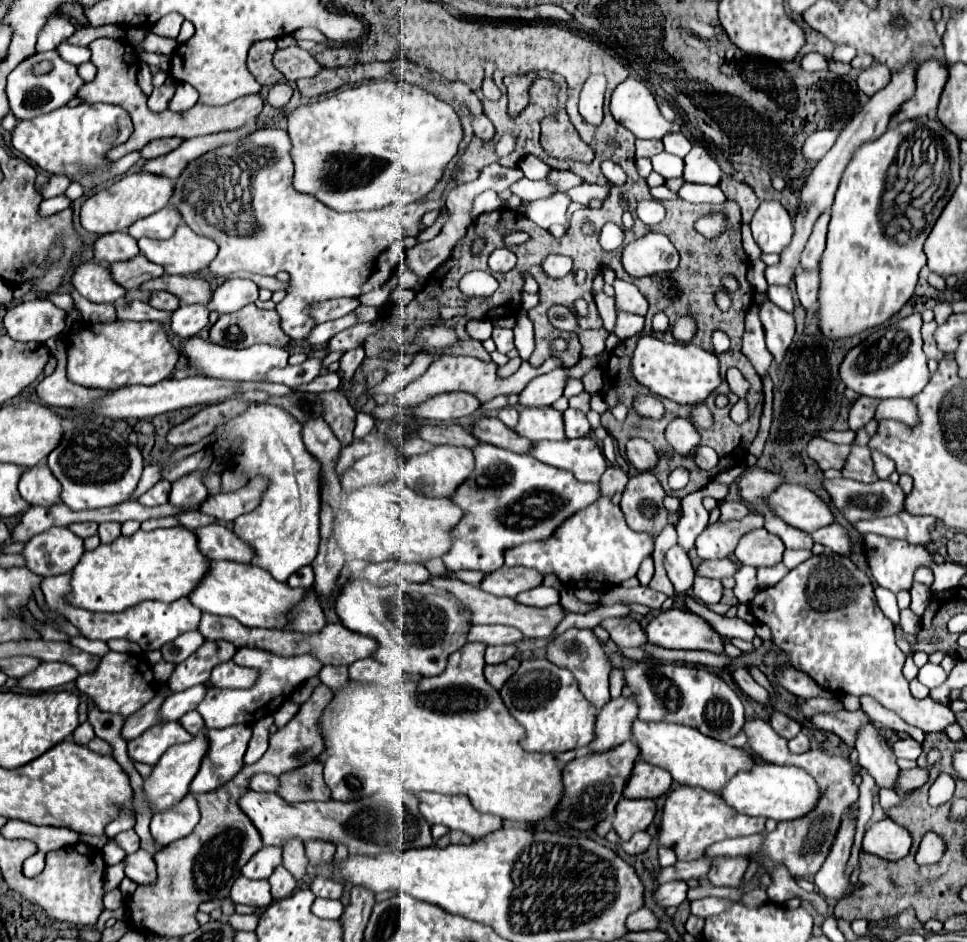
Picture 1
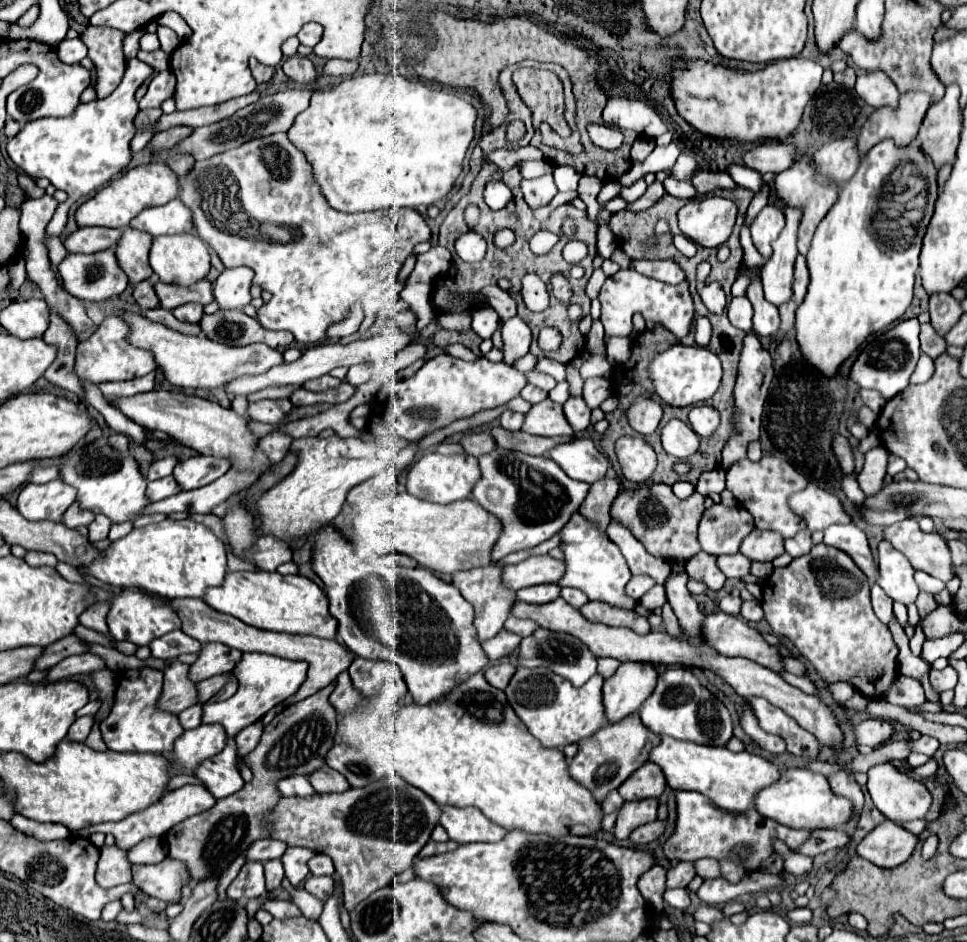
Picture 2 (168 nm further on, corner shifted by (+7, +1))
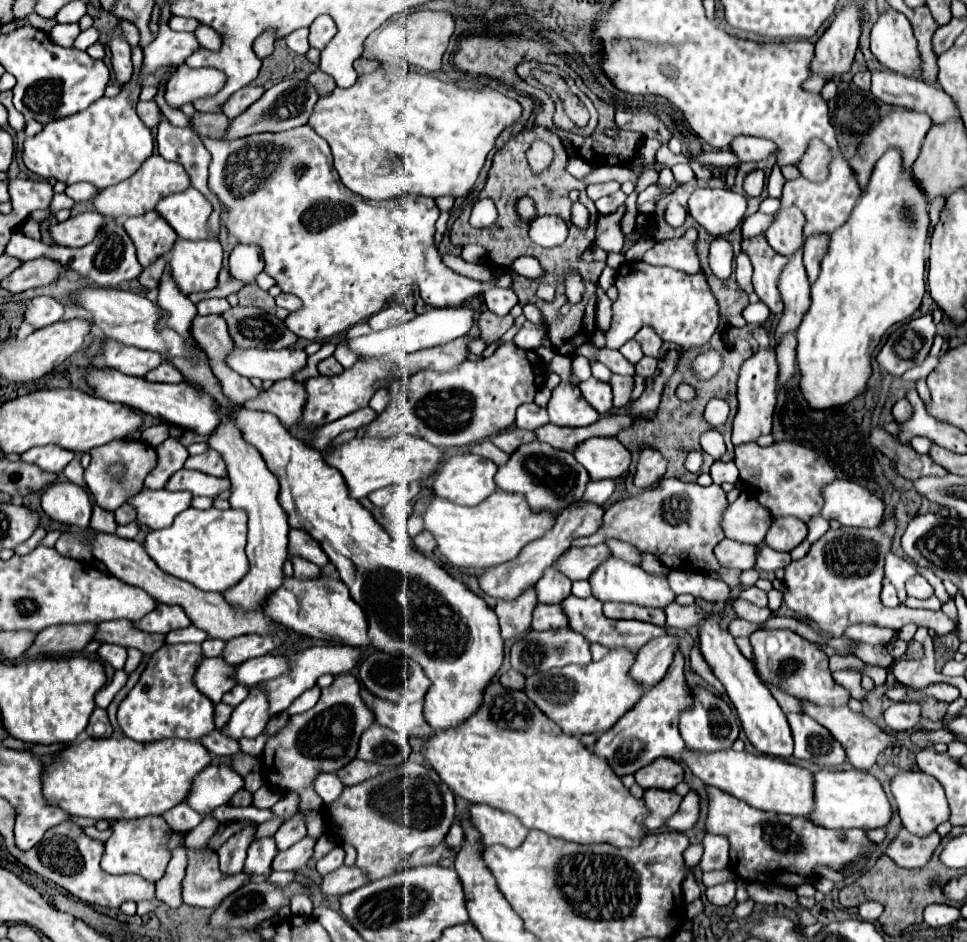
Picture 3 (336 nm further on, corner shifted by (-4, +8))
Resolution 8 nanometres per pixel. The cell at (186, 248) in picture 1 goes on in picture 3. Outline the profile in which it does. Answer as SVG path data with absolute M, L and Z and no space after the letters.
M176 240L170 250L168 266L182 292L212 290L222 268L222 246L218 240Z

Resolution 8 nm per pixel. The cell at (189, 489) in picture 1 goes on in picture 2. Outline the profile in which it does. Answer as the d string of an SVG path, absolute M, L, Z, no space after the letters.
M195 455L177 463L173 477L185 491L189 491L189 489L199 489L203 485L213 483L215 479L225 475L229 469L231 469L231 463L227 459Z

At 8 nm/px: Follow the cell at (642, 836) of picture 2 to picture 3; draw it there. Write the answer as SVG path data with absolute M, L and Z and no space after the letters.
M688 792L684 796L678 812L672 818L668 818L666 826L672 828L672 830L678 830L678 832L686 832L686 830L690 830L696 824L698 814L700 814L698 796L696 796L696 792Z

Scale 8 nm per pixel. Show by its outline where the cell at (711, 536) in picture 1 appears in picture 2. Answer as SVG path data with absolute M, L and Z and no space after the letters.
M713 505L699 523L699 543L713 555L737 553L743 539L753 531L753 517L741 505Z

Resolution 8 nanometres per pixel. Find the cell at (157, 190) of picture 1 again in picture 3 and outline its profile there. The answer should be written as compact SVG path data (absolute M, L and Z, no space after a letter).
M152 154L134 176L130 176L128 180L108 186L104 190L100 190L94 198L94 210L100 212L106 218L112 220L122 220L122 218L132 218L132 216L142 216L150 210L156 208L156 204L166 198L168 194L176 194L182 192L190 186L190 178L186 174L186 170L178 164L178 162L168 162L164 160L160 154Z

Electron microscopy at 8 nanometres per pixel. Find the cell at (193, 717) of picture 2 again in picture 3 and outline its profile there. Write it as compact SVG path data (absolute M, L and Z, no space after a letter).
M220 702L220 704L214 706L214 724L216 724L216 728L222 728L228 722L230 712L232 712L232 706L228 706L224 702Z

